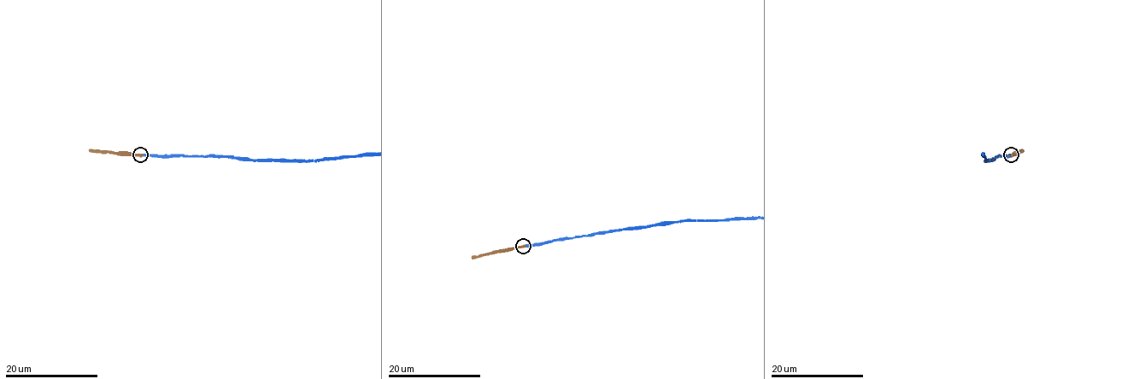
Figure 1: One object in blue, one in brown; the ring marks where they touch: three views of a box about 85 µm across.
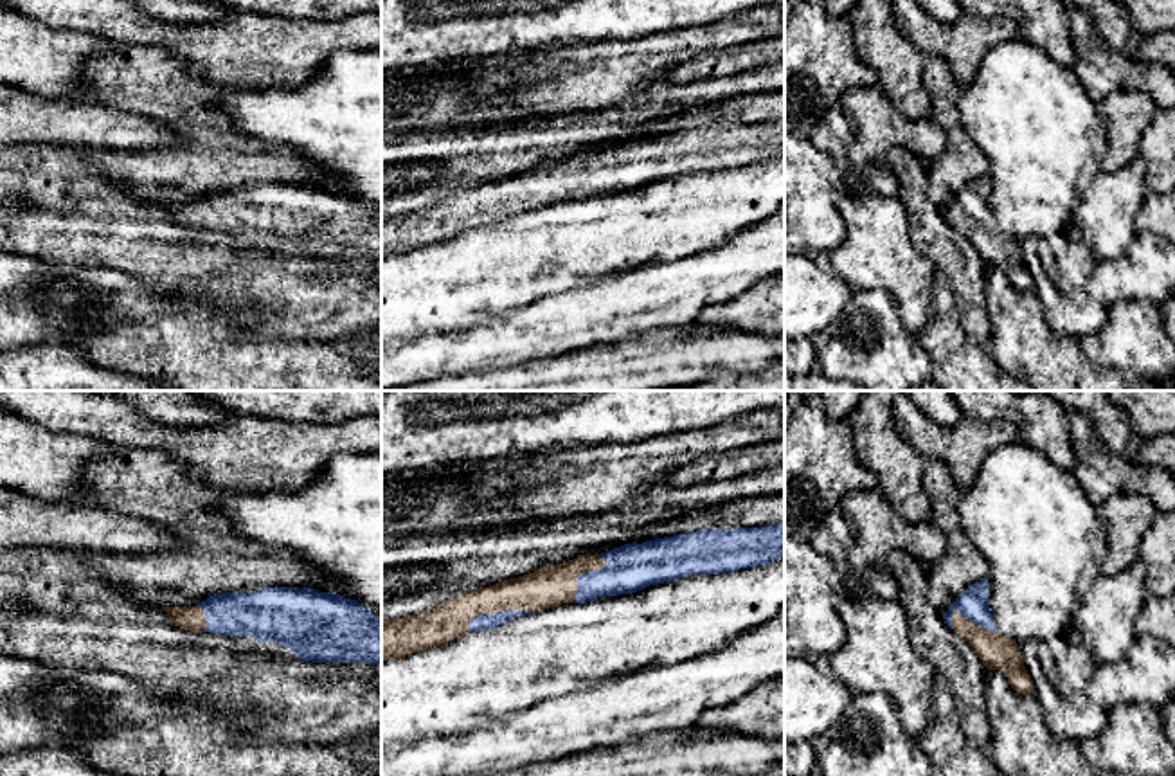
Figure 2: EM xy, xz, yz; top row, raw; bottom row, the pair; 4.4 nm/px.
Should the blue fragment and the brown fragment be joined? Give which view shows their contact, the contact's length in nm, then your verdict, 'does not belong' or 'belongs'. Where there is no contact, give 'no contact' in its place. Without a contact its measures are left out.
meets blue in xz; contact 300 nm long; belongs

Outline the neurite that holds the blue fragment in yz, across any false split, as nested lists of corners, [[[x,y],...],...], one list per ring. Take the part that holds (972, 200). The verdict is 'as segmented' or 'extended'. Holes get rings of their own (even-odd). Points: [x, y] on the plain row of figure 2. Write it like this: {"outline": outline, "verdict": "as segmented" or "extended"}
{"outline": [[[984,175],[961,189],[943,216],[959,236],[970,239],[988,266],[1002,266],[1011,284],[1027,292],[1033,286],[1033,277],[1018,241],[997,227],[988,198],[988,175]]], "verdict": "extended"}

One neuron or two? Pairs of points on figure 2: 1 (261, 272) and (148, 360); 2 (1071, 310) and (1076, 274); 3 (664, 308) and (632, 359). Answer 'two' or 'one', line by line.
1: two
2: one
3: two

